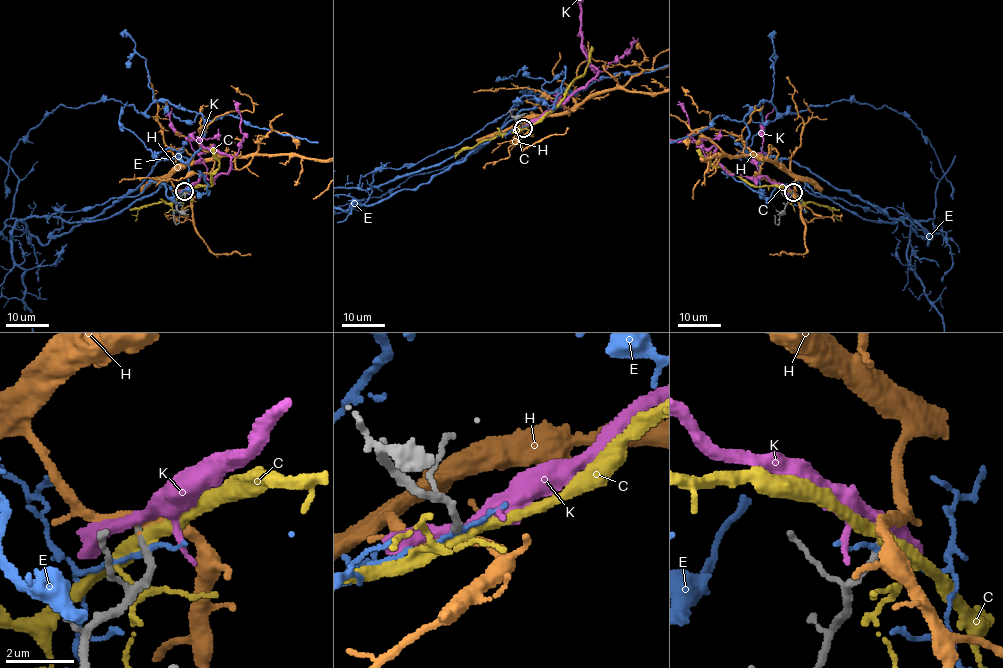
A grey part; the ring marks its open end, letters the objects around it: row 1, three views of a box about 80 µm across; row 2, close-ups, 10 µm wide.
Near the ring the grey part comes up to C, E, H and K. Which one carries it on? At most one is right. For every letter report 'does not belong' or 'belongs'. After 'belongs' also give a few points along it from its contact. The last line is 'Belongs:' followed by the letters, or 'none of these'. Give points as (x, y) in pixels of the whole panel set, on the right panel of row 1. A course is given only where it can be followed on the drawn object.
C: does not belong
E: does not belong
H: belongs
K: does not belong
Belongs: H

